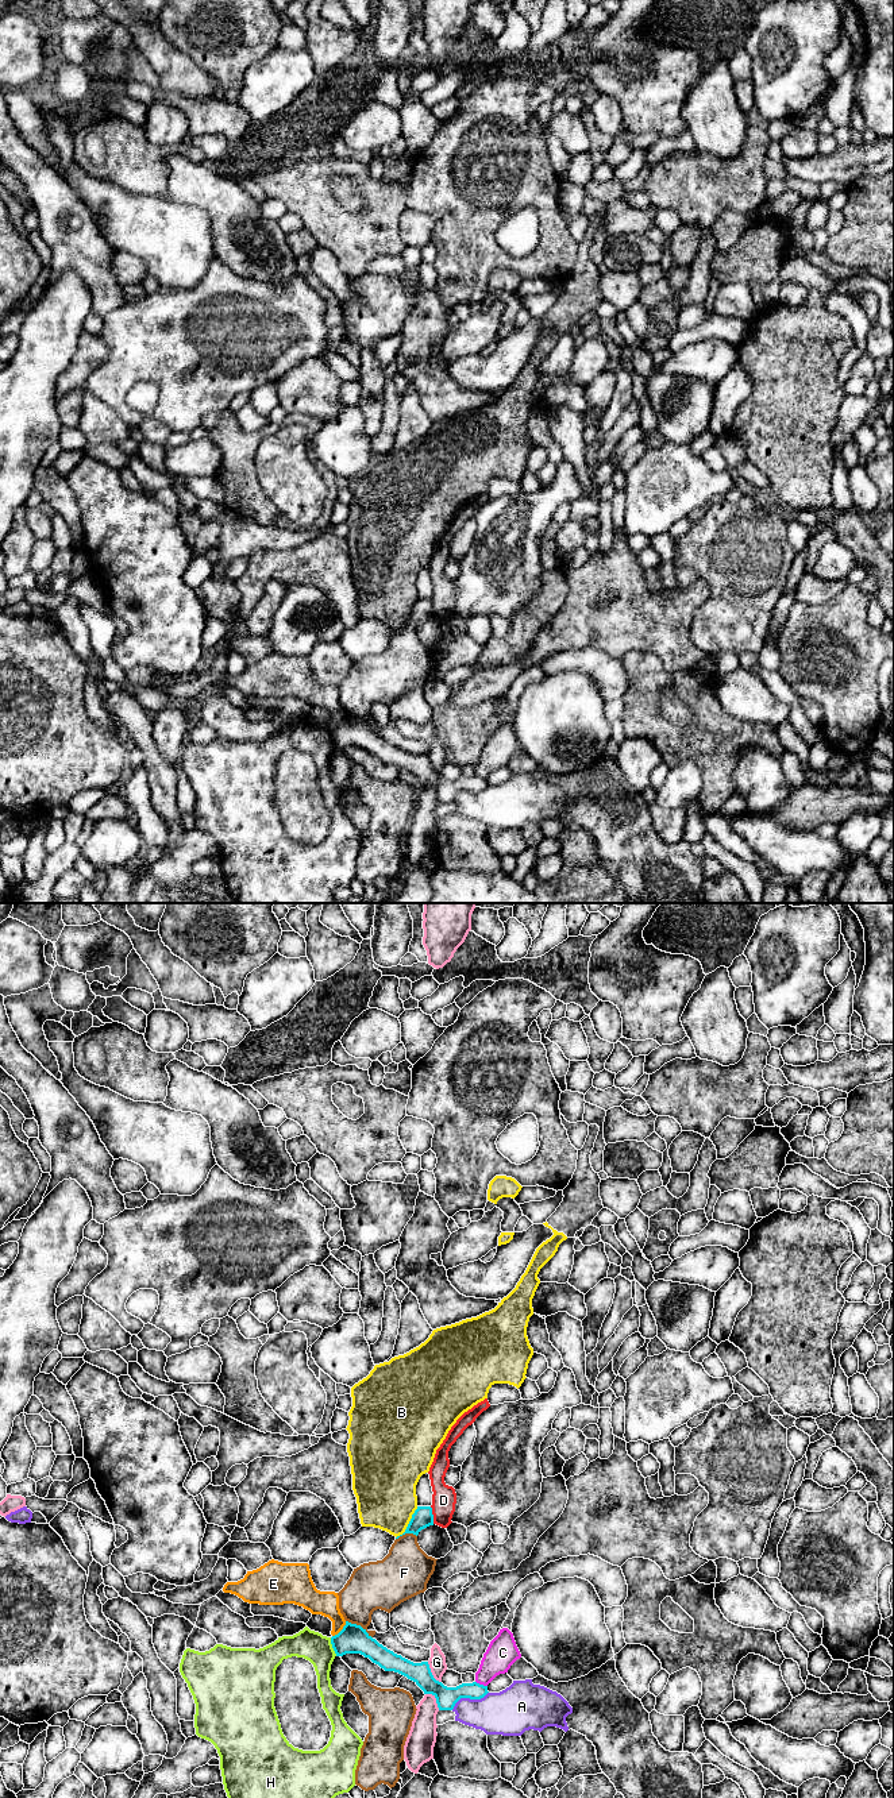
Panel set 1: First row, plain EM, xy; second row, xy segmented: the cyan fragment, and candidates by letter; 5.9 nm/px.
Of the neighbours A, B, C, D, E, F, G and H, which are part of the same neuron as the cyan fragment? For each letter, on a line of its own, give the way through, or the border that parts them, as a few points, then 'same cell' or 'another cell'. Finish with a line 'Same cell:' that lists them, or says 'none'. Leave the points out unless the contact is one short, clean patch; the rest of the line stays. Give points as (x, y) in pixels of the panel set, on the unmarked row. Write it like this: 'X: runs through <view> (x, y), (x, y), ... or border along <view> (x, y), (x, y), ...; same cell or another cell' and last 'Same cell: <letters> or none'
A: another cell
B: another cell
C: another cell
D: another cell
E: border along xy (346, 714), (332, 729); another cell
F: another cell
G: border along xy (427, 755), (431, 767), (440, 775); another cell
H: border along xy (330, 730), (331, 740), (336, 748); another cell
Same cell: none

